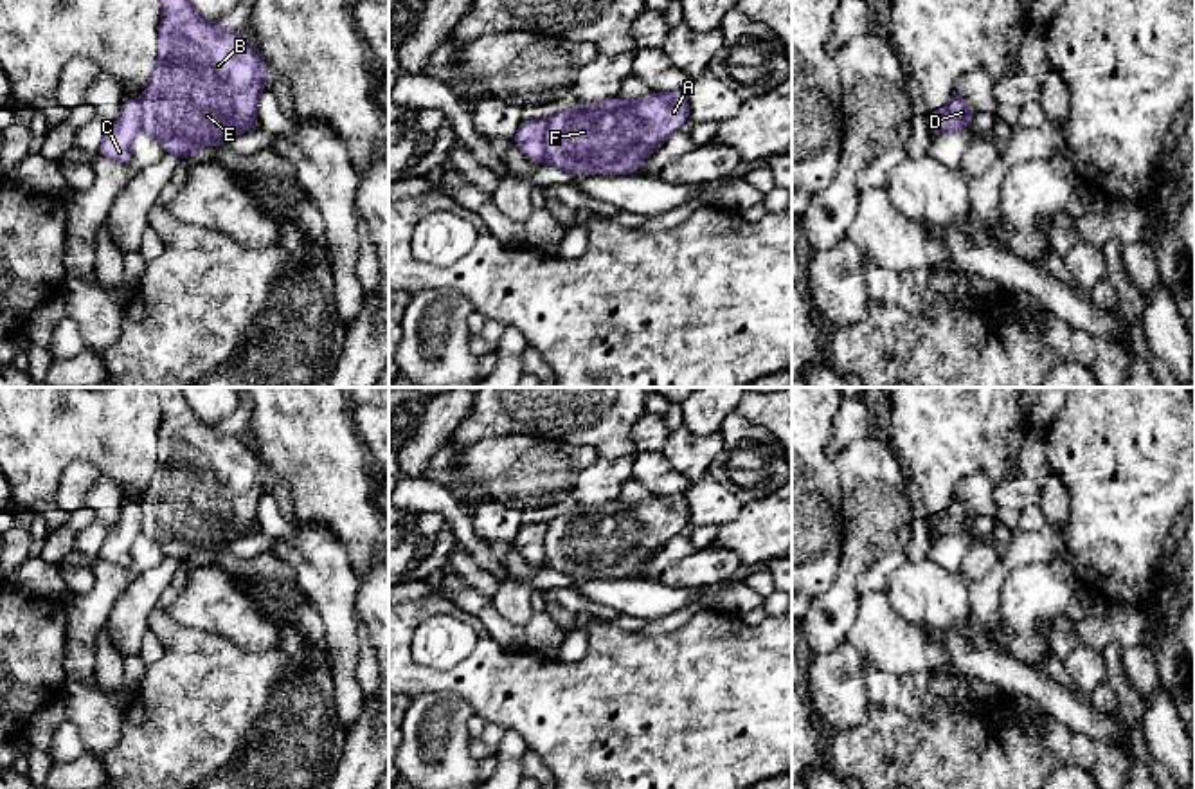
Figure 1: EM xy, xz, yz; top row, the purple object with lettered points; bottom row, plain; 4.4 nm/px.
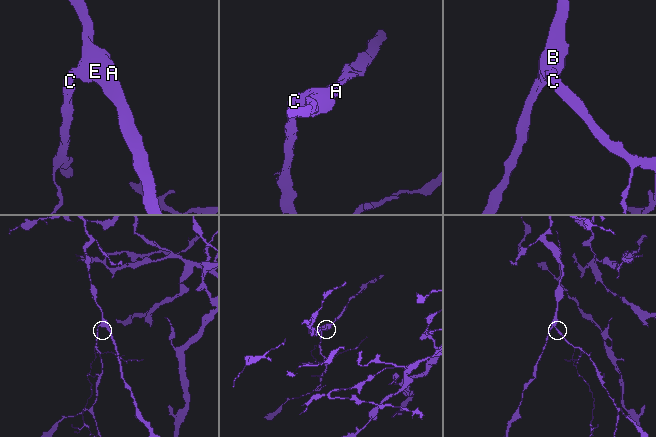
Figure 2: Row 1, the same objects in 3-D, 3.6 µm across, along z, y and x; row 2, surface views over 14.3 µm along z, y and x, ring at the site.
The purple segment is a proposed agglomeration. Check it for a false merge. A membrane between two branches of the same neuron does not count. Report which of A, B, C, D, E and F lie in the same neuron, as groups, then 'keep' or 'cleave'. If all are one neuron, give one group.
A B D E F / C | cleave

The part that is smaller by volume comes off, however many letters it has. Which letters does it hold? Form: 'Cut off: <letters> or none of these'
Cut off: C

